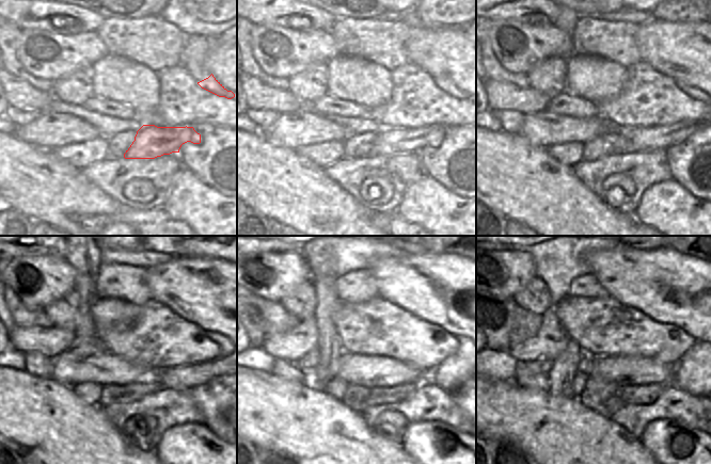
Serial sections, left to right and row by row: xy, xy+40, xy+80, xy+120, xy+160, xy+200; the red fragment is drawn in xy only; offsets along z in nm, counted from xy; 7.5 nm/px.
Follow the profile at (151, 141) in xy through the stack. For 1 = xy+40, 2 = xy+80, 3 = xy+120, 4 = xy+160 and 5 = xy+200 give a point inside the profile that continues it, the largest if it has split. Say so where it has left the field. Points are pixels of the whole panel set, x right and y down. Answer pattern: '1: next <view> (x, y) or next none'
1: next xy+40 (409, 140)
2: next xy+80 (631, 141)
3: next xy+120 (185, 377)
4: next xy+160 (451, 373)
5: next xy+200 (693, 373)

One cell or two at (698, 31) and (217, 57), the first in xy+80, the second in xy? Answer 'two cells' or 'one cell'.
one cell

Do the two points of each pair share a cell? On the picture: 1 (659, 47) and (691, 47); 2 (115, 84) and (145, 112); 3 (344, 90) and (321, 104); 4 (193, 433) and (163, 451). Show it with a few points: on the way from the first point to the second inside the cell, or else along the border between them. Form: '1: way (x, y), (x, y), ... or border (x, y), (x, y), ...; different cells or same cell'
1: way (666, 47), (683, 47); same cell
2: way (123, 89), (139, 105); same cell
3: border (327, 94), (352, 100), (357, 104); different cells
4: way (186, 441), (178, 448), (171, 451); same cell

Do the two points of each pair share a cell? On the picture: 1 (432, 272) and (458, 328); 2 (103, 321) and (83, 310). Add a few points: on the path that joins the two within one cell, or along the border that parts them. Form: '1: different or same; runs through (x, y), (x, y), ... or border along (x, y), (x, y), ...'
1: same; runs through (437, 286), (449, 300), (449, 305), (458, 314)
2: different; border along (95, 297), (90, 313), (98, 334)

